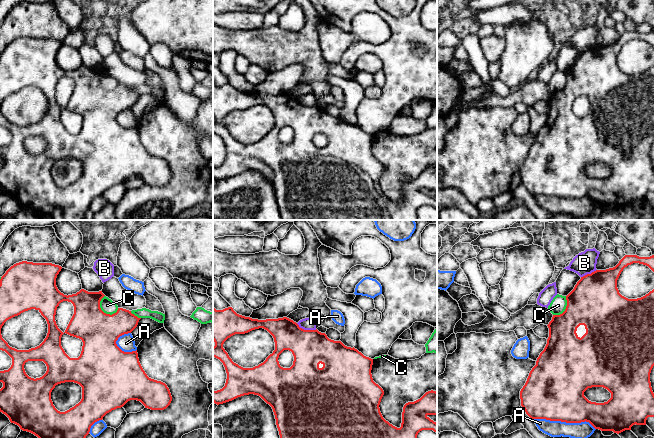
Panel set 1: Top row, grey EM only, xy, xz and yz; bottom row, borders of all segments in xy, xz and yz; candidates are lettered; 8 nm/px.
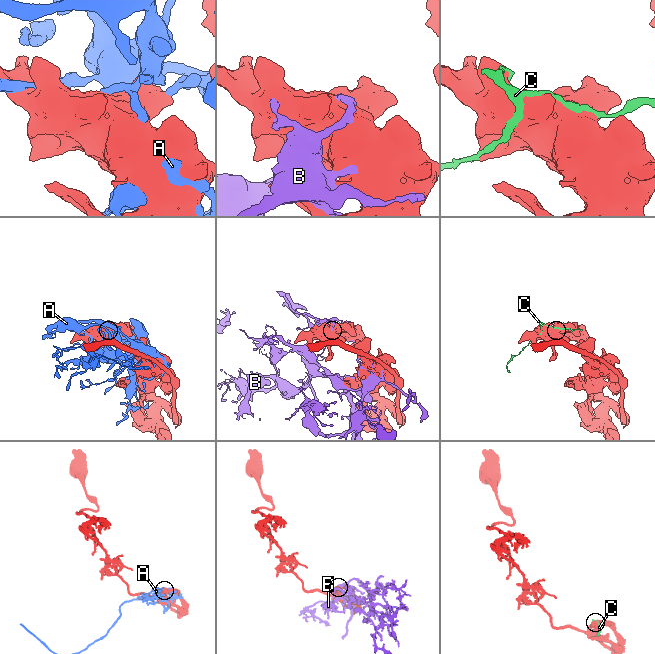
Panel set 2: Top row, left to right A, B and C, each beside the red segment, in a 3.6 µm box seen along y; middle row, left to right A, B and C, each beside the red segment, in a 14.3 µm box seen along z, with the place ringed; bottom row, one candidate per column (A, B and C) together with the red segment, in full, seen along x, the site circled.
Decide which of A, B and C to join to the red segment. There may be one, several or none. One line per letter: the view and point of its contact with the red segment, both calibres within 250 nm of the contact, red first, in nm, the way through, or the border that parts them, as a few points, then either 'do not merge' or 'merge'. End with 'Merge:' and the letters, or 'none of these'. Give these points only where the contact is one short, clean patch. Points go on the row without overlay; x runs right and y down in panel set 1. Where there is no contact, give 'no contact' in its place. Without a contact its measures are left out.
A: contact yz (564, 197); calibres 460 and 140 nm; do not merge
B: contact xz (306, 106); calibres 280 and 100 nm; do not merge
C: contact xy (99, 83); calibres 300 and 110 nm; merge
Merge: C

